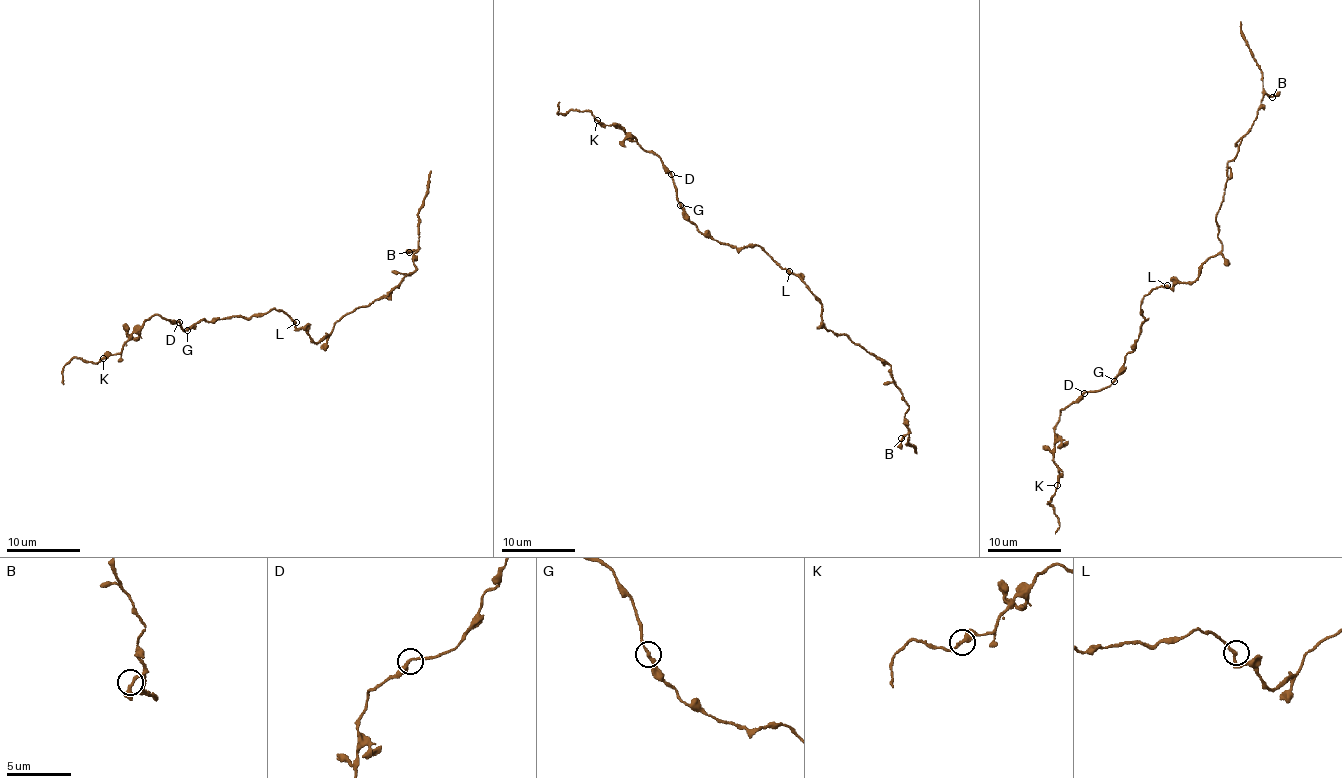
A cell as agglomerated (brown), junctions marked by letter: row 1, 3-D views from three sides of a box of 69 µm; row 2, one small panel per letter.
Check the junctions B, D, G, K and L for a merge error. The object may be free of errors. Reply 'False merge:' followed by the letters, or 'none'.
False merge: none

